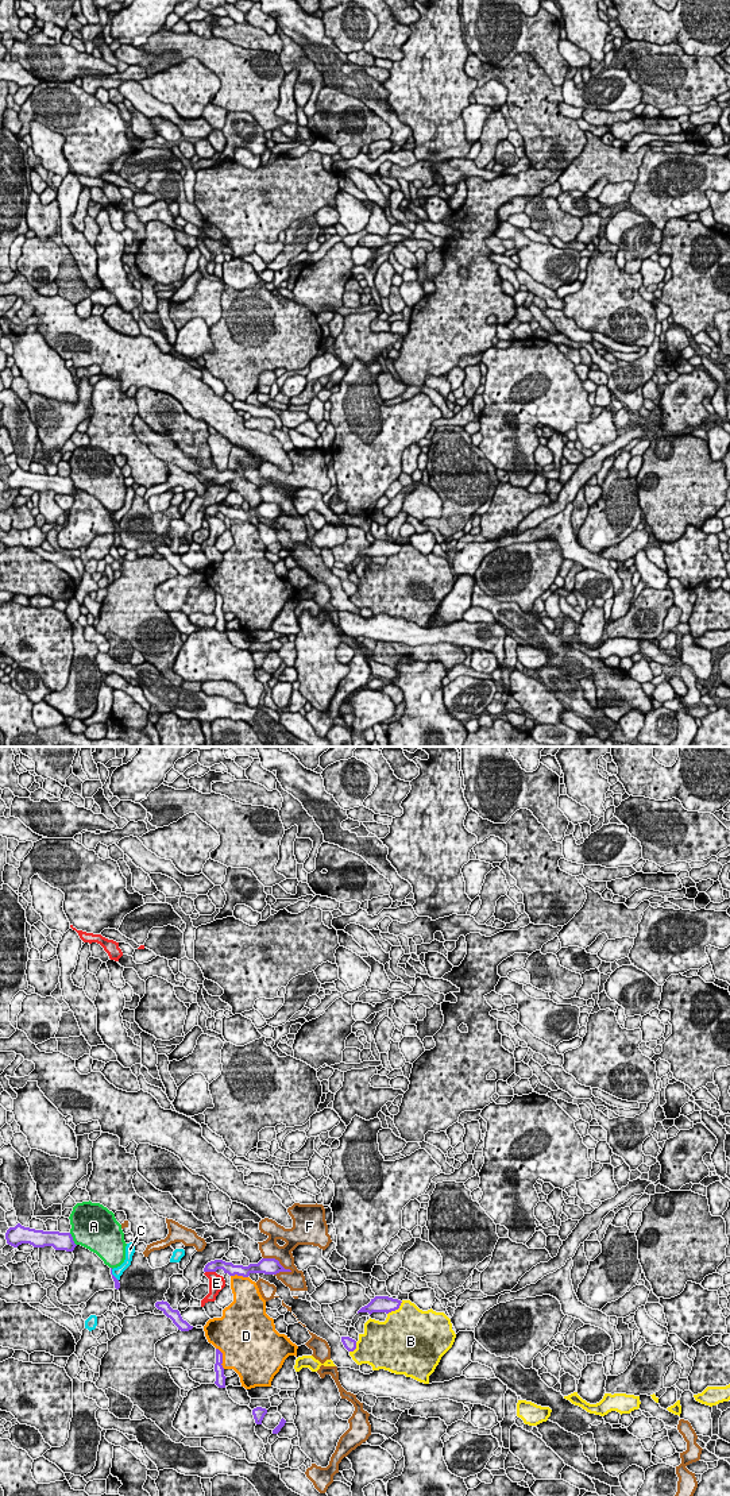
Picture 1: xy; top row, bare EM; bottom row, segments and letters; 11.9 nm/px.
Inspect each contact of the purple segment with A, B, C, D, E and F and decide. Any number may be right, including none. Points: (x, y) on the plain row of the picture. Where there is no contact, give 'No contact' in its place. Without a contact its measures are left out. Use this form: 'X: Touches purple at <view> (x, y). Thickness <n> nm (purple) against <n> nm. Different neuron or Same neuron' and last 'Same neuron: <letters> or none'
A: Touches purple at xy (72, 484). Thickness 220 nm (purple) against 440 nm. Different neuron
B: Touches purple at xy (396, 552). Thickness 190 nm (purple) against 480 nm. Different neuron
C: Touches purple at xy (112, 519). Thickness 60 nm (purple) against 120 nm. Different neuron
D: Touches purple at xy (221, 602). Thickness 130 nm (purple) against 460 nm. Different neuron
E: Touches purple at xy (211, 515). Thickness 140 nm (purple) against 190 nm. Different neuron
F: Touches purple at xy (278, 505). Thickness 190 nm (purple) against 220 nm. Different neuron
Same neuron: none

